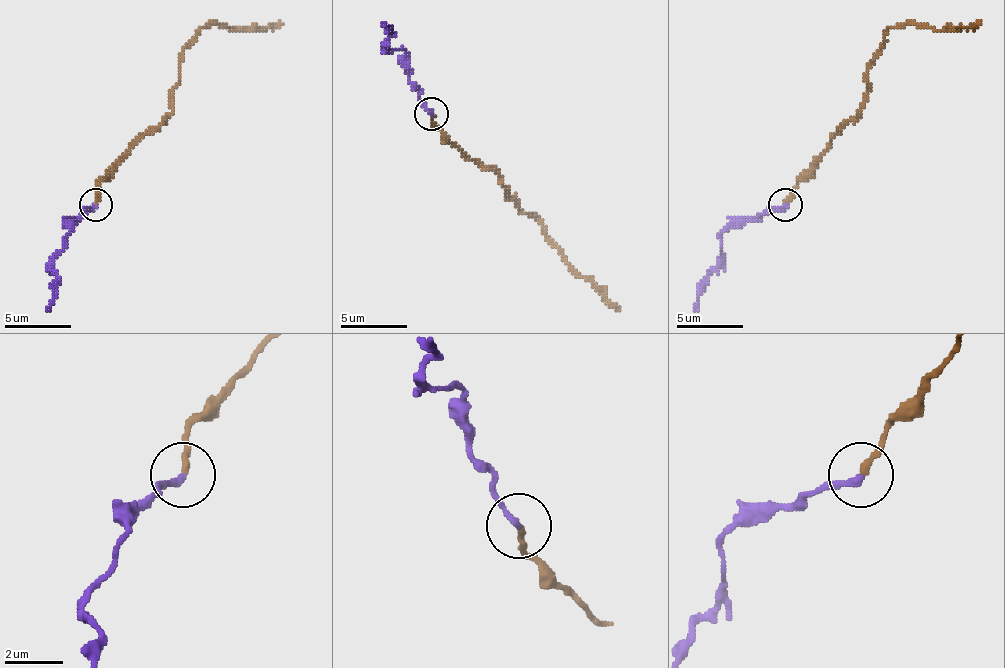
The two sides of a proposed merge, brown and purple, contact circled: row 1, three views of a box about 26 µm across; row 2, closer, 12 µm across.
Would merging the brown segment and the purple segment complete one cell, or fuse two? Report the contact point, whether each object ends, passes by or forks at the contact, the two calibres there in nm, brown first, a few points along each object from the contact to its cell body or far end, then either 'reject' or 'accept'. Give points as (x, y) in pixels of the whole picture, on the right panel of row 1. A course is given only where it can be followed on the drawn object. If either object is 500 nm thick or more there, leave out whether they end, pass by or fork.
(785, 205) | brown ends | purple ends | 220/220 nm | brown via (784, 204), (797, 180), (861, 111), (874, 54), (891, 27), (904, 24), (937, 31), (981, 24) | purple via (784, 204), (751, 220), (734, 220), (721, 234), (717, 267), (701, 290), (694, 310) | reject

